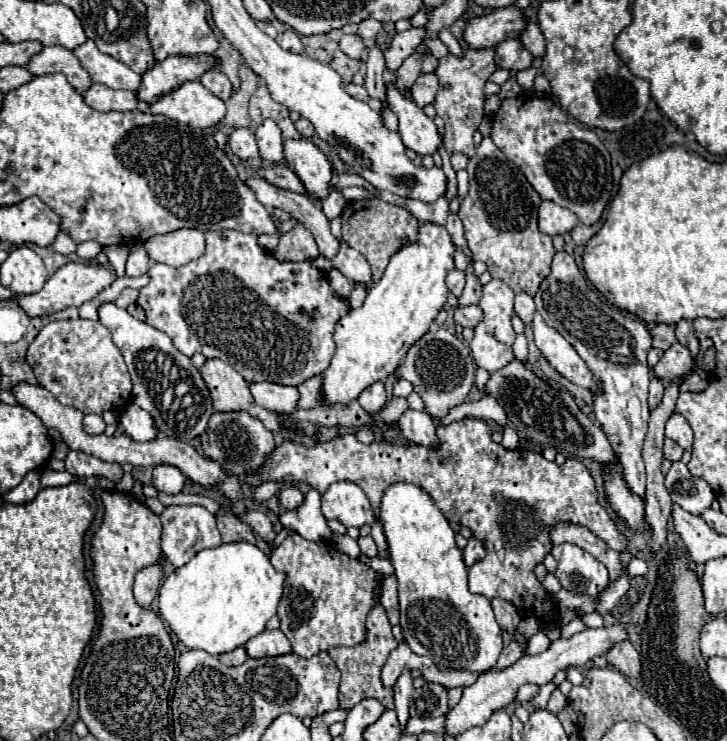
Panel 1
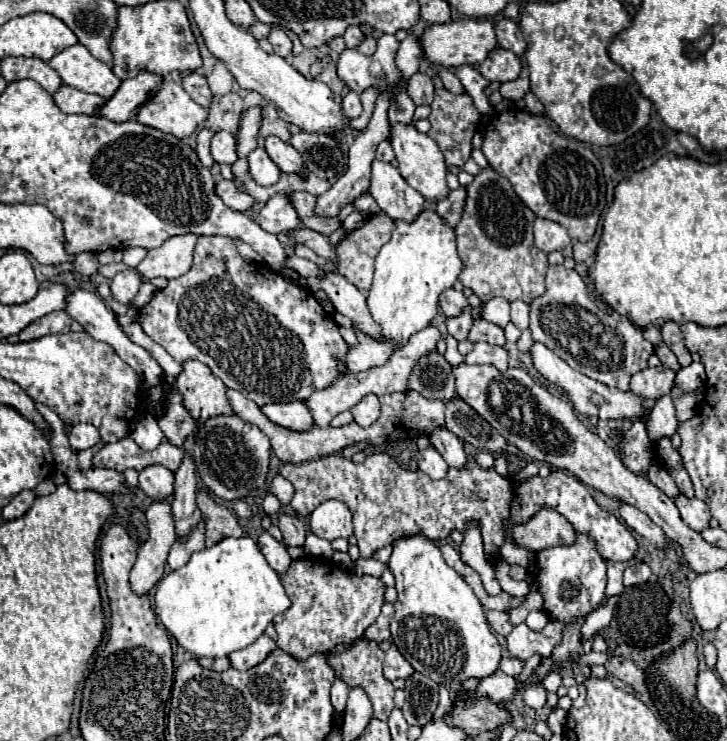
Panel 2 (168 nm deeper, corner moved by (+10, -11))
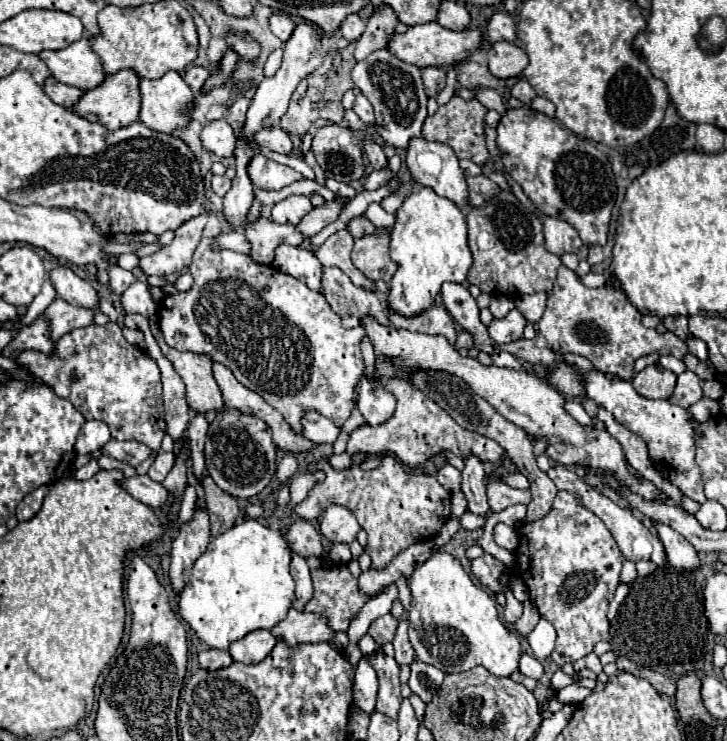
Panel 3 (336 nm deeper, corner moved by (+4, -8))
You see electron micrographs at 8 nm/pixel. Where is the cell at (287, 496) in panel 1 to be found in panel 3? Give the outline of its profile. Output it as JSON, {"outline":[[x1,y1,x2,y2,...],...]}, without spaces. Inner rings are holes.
{"outline":[[296,520,286,532,286,540,290,542,290,548,304,558,322,556,324,552,322,536,308,520]]}

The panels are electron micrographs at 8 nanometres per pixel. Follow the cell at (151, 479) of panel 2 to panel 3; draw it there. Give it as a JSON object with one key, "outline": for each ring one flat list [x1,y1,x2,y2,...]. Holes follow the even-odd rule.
{"outline":[[160,452,160,454,154,458,154,462,152,462,150,470,148,470,148,476,150,476,154,482,162,482,162,480,168,476,168,472,172,470,174,460,176,460,176,456,174,456,172,452]]}

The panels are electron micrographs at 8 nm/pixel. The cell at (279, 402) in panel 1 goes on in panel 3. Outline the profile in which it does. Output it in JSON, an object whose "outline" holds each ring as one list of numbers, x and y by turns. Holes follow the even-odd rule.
{"outline":[[306,410,300,424,302,424,302,434,316,444,334,444,340,432,338,426,334,426,328,418,324,418,314,410]]}

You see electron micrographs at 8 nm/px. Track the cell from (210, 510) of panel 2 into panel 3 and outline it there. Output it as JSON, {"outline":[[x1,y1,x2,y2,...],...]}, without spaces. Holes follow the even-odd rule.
{"outline":[[206,476,202,480,202,488,204,488,204,494,206,494,206,510,208,510,208,516,210,516,210,530,212,530,212,536,220,536,222,532,230,530,238,516,240,516,240,506,238,506,238,500,232,498,230,494,222,492,214,480,210,480,210,476]]}

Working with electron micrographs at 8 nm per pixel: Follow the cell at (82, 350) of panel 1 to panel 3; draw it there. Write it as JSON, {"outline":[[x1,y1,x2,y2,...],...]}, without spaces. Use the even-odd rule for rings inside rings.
{"outline":[[118,324,76,328,64,334,48,354,40,350,18,352,16,364,50,386,56,396,70,400,86,420,104,422,112,438,144,442,158,454,164,430,160,370,148,354,124,340]]}

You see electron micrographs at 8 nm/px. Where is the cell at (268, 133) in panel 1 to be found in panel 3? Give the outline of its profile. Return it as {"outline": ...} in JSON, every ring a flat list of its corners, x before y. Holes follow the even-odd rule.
{"outline":[[256,154,248,164,248,174,254,186,264,190,280,190,296,180,302,180,302,174,290,166,278,164,262,154]]}

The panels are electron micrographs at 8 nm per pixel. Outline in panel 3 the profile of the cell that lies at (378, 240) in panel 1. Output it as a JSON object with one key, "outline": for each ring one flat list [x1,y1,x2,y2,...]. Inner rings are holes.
{"outline":[[378,228,374,234,354,240,352,264,370,280,390,282,394,276,394,262,388,256,388,228]]}

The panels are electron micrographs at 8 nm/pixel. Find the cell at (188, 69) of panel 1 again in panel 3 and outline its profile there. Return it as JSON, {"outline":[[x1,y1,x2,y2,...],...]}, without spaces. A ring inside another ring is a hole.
{"outline":[[122,70,116,72,114,76,108,76,98,88,84,92,82,100,74,106,74,112,80,114,86,120,98,120,110,130,118,130,124,126,130,126,132,122,138,120,140,112,140,76,134,70]]}

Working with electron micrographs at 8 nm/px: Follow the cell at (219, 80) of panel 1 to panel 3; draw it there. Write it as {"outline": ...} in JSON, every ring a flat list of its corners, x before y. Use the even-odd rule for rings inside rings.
{"outline":[[190,66,184,74,184,80,186,84,192,88,194,94,200,94,202,92,202,86,204,82,210,78,210,70,208,68,200,68,200,66]]}

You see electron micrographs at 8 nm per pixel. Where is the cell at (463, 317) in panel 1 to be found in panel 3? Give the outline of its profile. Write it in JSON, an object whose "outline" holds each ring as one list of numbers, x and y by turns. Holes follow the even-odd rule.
{"outline":[[514,308,508,316,504,318,494,318,488,326,488,334,496,344,506,344,522,338,526,326,526,318]]}

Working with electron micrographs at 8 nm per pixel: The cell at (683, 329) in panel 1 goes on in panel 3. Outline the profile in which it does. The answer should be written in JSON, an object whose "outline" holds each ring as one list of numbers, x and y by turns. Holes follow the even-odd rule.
{"outline":[[668,316,668,318,664,318,664,326,668,328,668,332,678,336,680,340,688,340,688,336,690,336,686,316]]}

